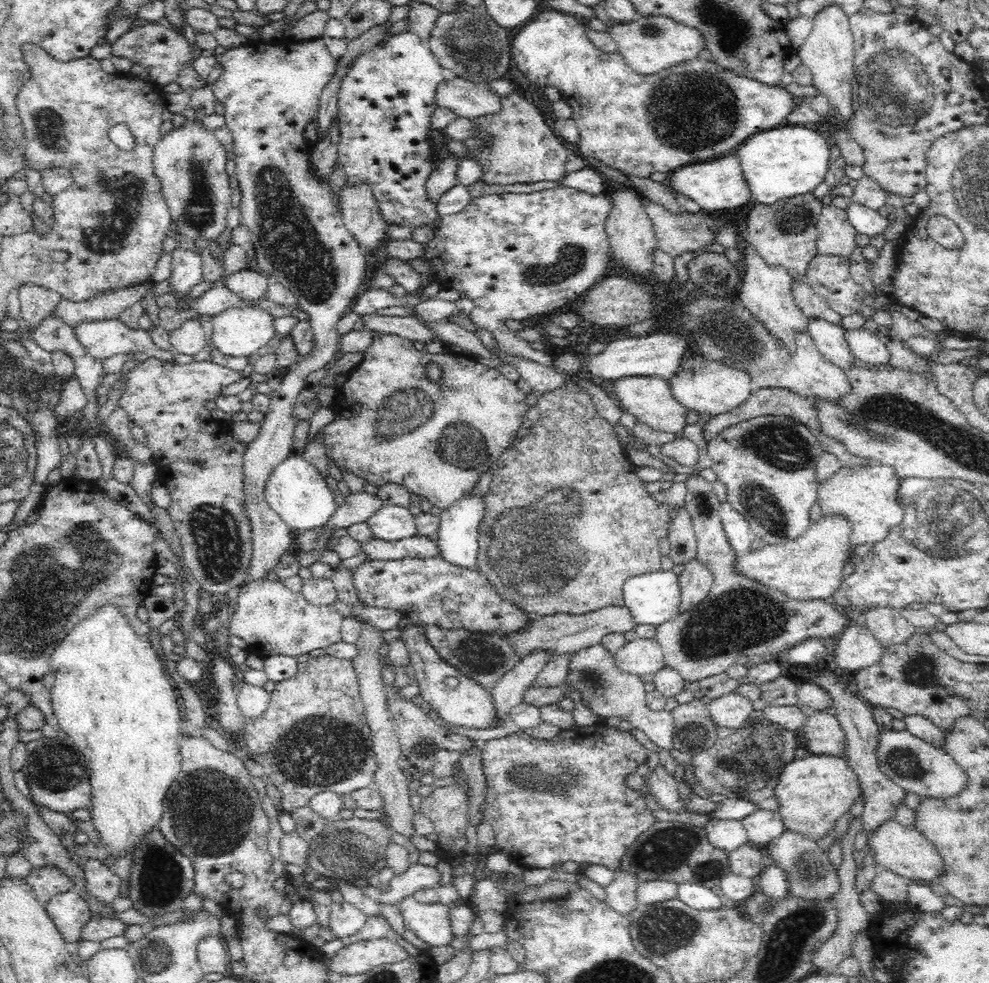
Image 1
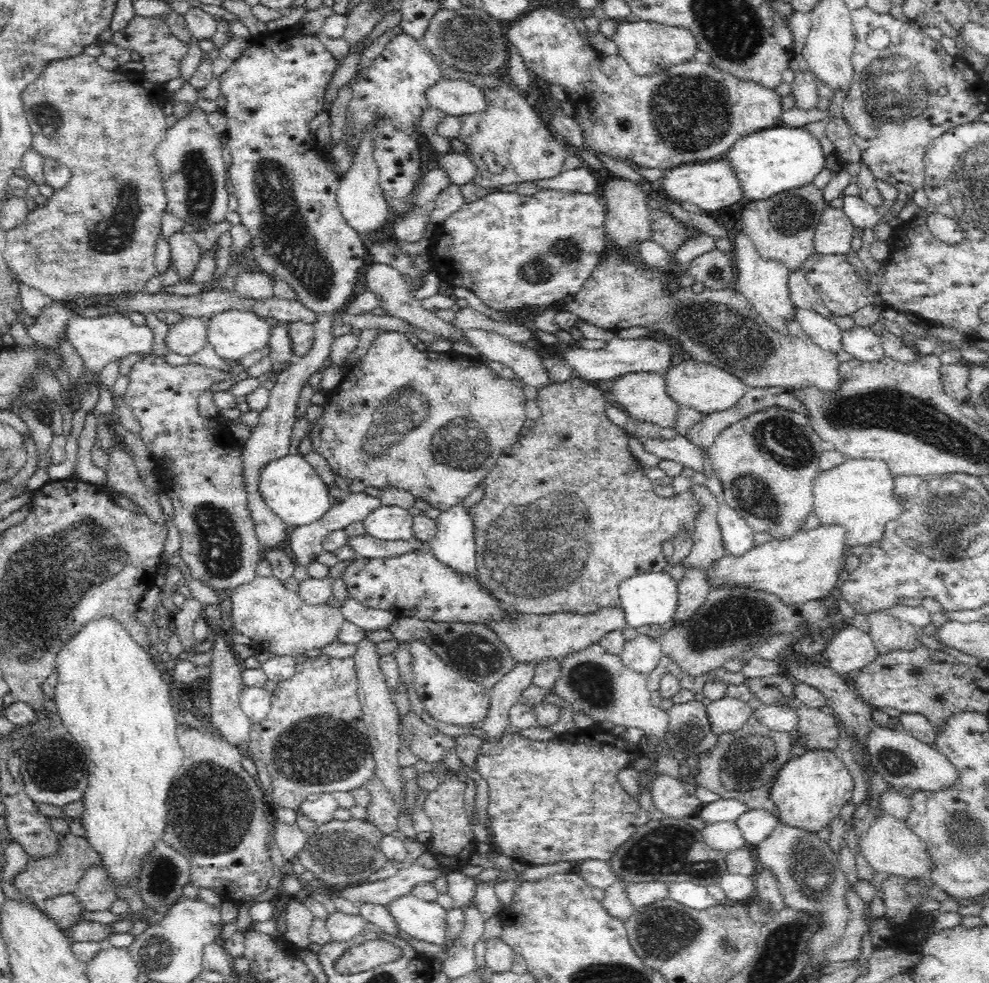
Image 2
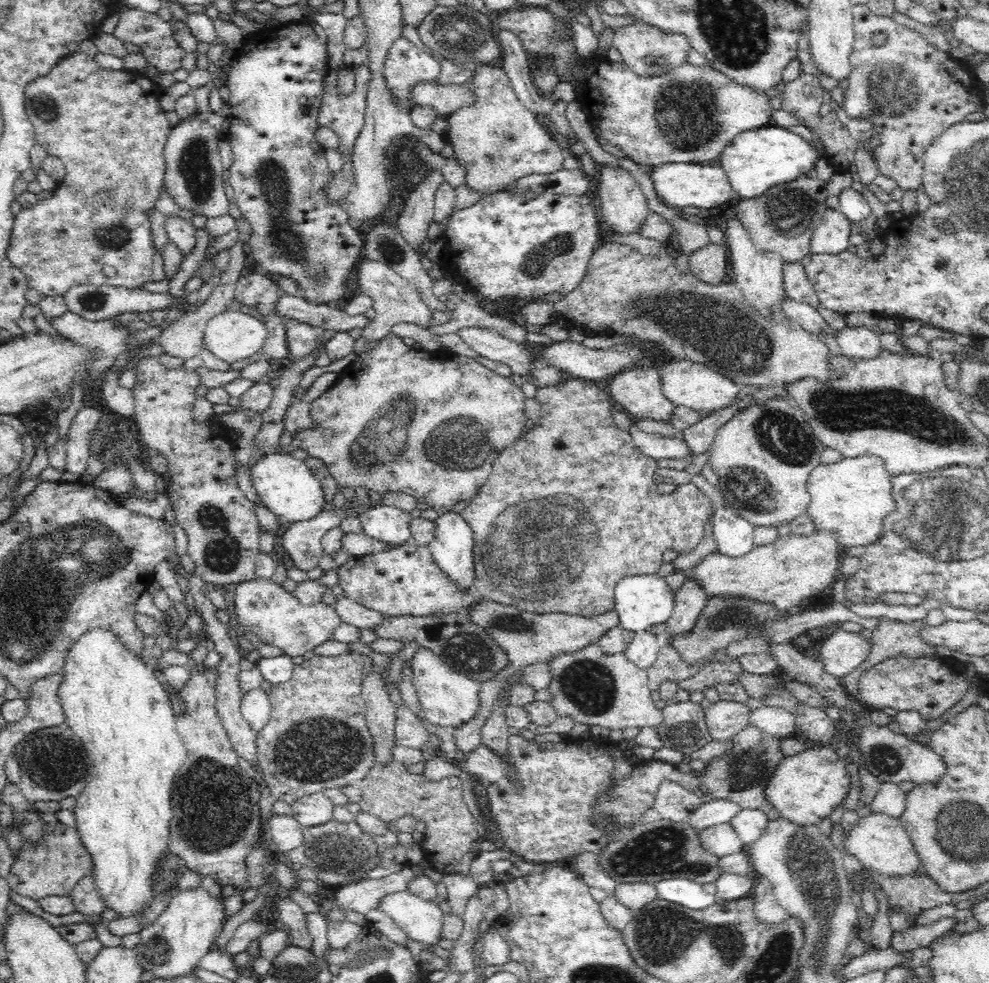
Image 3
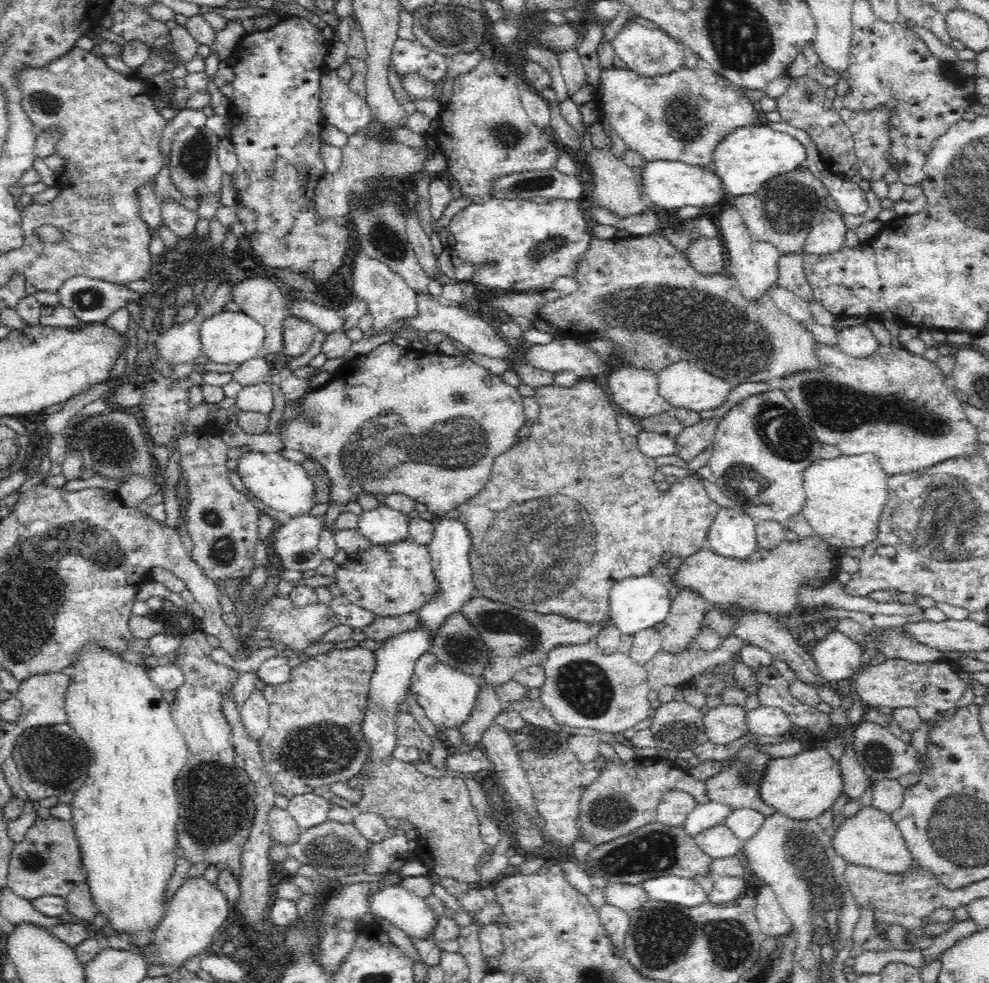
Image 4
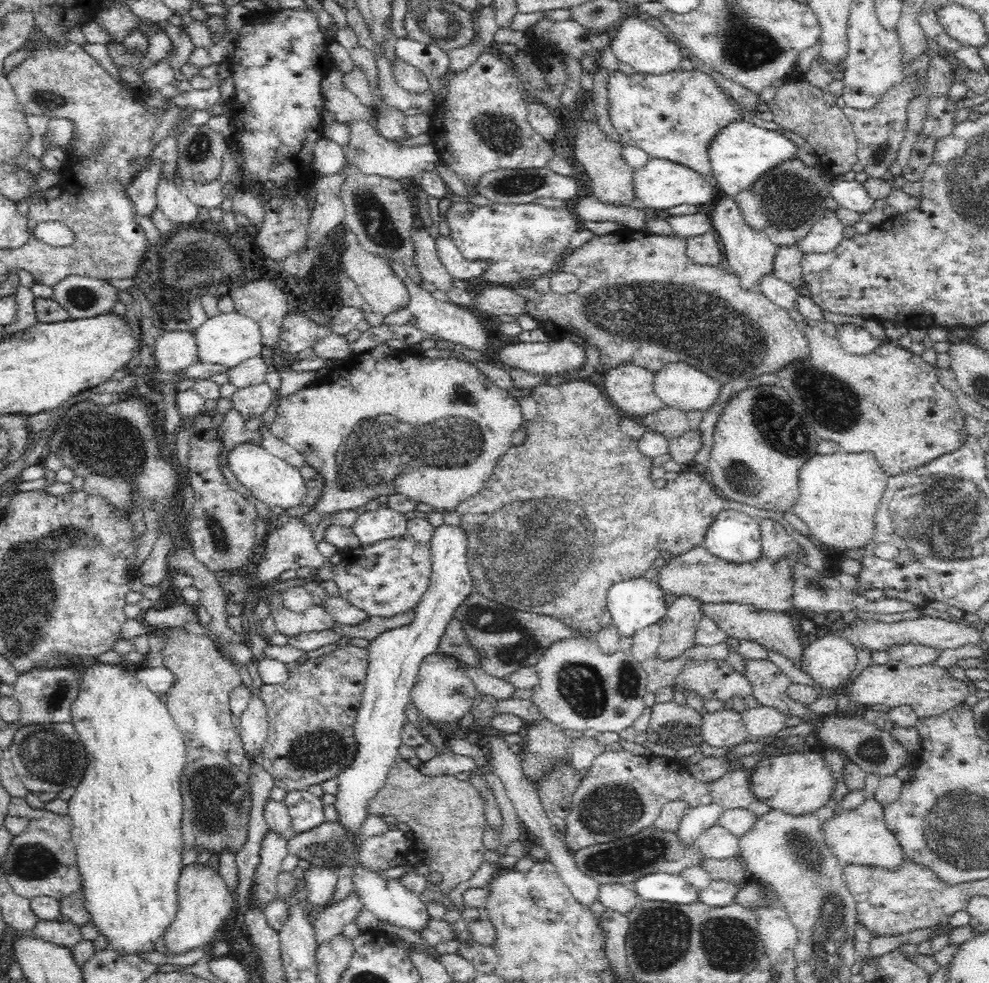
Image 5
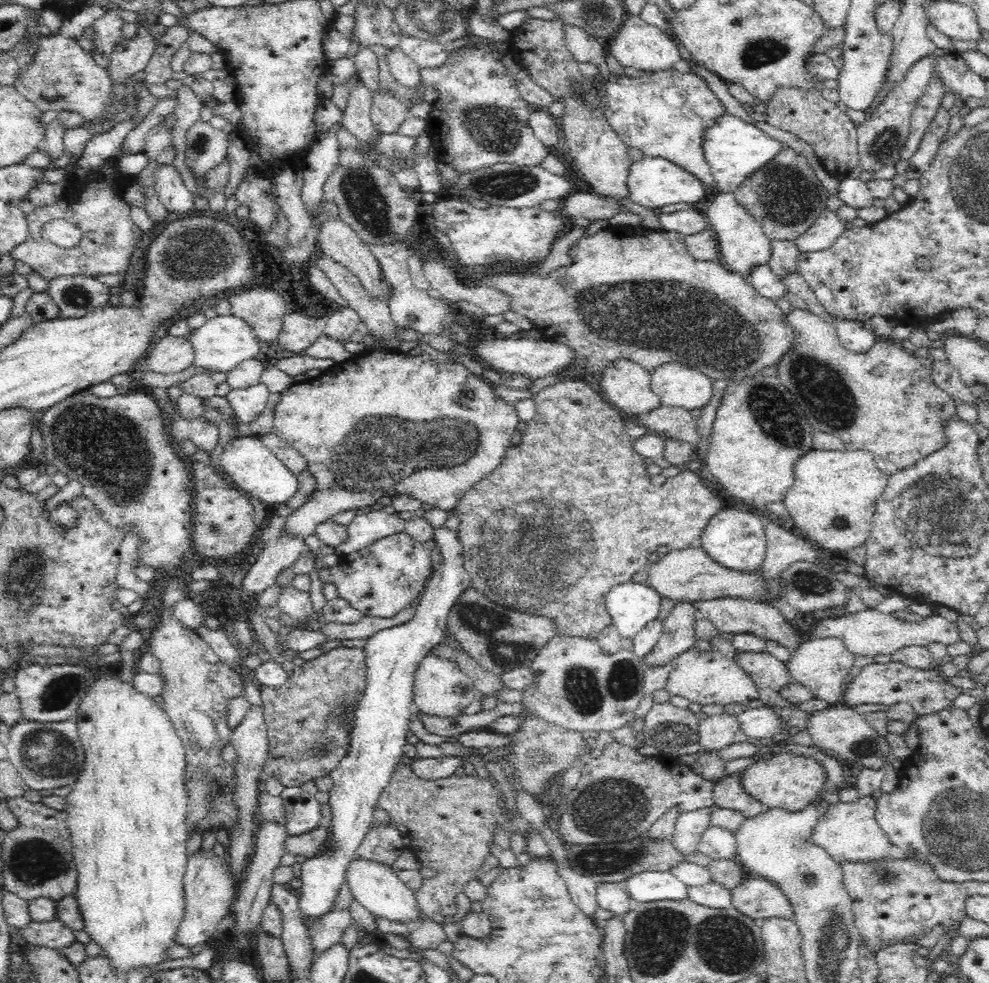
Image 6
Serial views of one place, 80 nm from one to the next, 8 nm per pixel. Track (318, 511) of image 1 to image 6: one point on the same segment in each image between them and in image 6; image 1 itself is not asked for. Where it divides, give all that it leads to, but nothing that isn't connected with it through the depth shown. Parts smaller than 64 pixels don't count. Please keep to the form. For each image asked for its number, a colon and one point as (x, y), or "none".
2: (294, 491)
3: (285, 485)
4: (284, 485)
5: (270, 479)
6: (253, 467)

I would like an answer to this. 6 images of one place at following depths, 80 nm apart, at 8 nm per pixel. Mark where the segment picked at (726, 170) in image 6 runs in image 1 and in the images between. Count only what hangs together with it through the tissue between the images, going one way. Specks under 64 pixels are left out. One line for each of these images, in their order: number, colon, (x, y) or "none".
1: (790, 160)
2: (767, 162)
3: (756, 160)
4: (745, 159)
5: (740, 152)

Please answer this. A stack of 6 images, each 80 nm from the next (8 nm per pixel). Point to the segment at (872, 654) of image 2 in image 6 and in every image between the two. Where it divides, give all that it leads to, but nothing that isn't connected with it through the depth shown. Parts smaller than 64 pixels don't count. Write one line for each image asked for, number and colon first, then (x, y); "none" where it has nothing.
3: (842, 652)
4: (837, 656)
5: (829, 660)
6: (820, 664)

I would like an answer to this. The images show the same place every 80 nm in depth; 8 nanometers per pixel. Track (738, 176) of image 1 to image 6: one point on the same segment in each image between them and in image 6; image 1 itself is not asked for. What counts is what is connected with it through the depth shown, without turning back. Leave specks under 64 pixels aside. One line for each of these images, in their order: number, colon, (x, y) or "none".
2: (712, 185)
3: (677, 184)
4: (670, 185)
5: (661, 184)
6: (652, 182)

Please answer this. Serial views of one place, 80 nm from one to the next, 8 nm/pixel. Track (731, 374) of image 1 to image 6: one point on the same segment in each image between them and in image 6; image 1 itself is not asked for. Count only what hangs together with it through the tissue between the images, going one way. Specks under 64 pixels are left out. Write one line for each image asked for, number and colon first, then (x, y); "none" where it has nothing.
2: (690, 383)
3: (685, 383)
4: (682, 384)
5: (679, 385)
6: (678, 385)

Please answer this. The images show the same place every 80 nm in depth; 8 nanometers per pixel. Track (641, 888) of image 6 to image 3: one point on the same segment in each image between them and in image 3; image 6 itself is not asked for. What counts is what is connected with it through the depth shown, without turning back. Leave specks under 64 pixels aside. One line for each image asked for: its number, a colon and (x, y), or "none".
3: (692, 895)
4: (683, 891)
5: (665, 887)

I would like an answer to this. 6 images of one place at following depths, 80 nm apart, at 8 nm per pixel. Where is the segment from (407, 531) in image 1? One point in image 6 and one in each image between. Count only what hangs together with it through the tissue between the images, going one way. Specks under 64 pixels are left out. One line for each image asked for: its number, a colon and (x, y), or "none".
2: (388, 523)
3: (389, 524)
4: (383, 525)
5: (371, 527)
6: (365, 529)

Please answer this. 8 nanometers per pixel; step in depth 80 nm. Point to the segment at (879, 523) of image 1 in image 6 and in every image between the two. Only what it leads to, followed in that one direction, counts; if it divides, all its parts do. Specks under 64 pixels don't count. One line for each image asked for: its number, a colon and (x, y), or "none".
2: (858, 494)
3: (852, 497)
4: (845, 495)
5: (839, 493)
6: (832, 500)

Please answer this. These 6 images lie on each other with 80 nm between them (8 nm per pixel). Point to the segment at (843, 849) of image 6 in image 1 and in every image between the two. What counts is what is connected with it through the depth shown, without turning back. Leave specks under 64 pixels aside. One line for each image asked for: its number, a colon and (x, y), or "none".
1: (901, 849)
2: (890, 847)
3: (879, 842)
4: (871, 838)
5: (860, 836)

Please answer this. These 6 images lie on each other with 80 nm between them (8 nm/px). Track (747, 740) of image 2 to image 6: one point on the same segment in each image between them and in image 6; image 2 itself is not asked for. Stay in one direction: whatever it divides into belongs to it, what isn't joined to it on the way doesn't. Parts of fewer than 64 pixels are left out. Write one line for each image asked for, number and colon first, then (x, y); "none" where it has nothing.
3: (740, 775)
4: (737, 786)
5: (732, 791)
6: (728, 793)

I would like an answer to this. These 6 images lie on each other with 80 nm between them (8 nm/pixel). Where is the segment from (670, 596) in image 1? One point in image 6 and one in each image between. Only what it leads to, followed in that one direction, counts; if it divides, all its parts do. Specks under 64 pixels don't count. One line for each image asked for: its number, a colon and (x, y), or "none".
2: (651, 598)
3: (641, 601)
4: (636, 604)
5: (634, 604)
6: (631, 605)

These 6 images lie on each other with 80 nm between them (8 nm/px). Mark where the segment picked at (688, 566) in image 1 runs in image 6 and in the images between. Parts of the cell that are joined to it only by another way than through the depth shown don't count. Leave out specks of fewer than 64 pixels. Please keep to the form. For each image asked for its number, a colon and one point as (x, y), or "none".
2: (693, 588)
3: (690, 599)
4: (681, 626)
5: (679, 628)
6: (678, 633)

